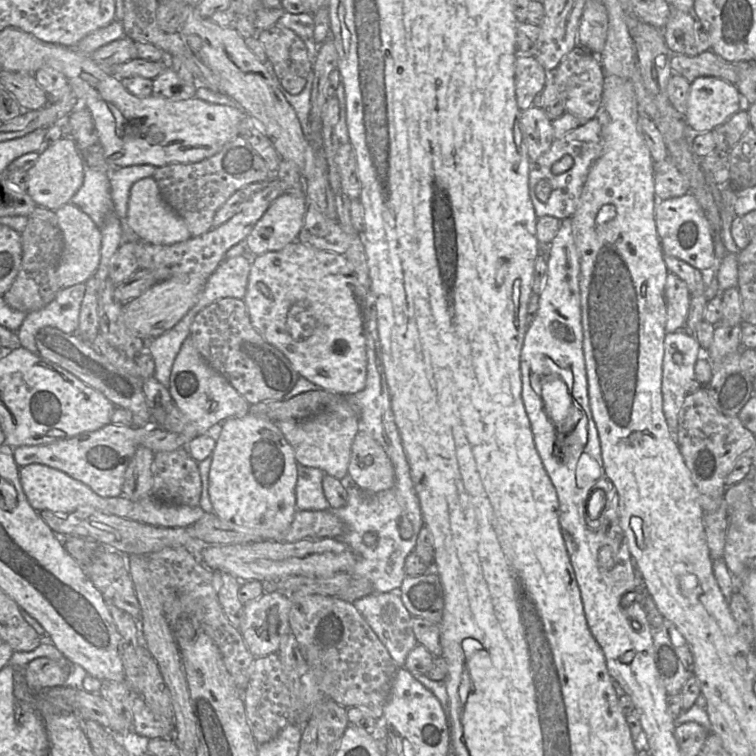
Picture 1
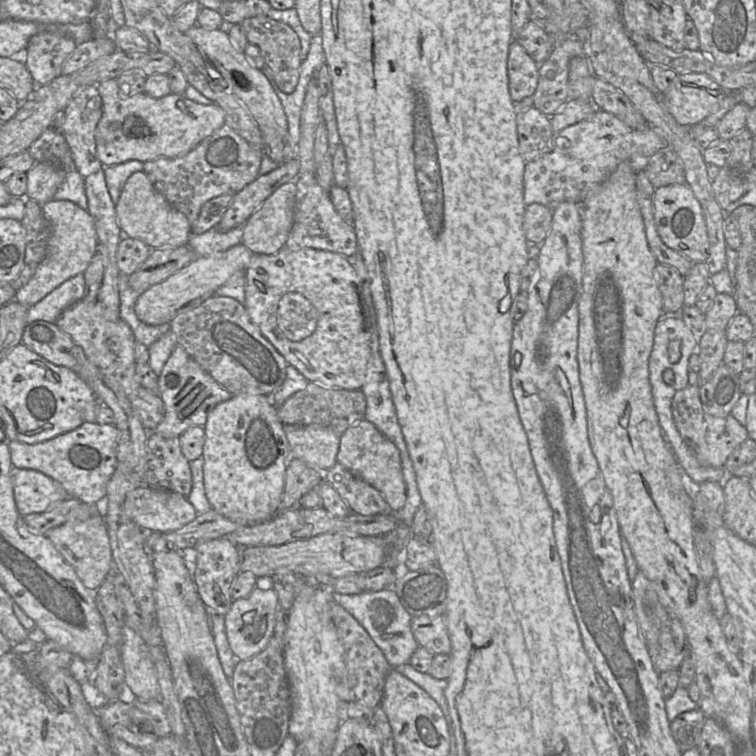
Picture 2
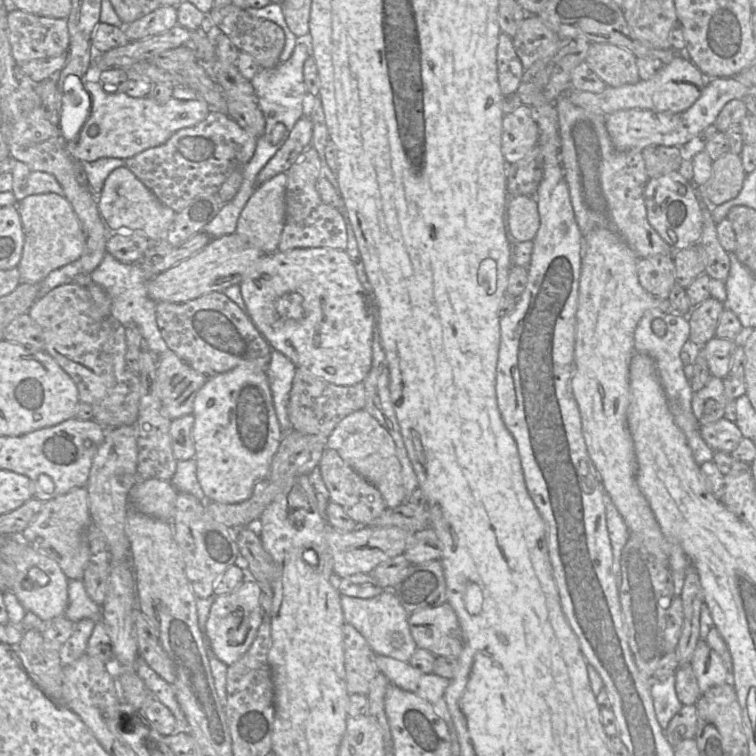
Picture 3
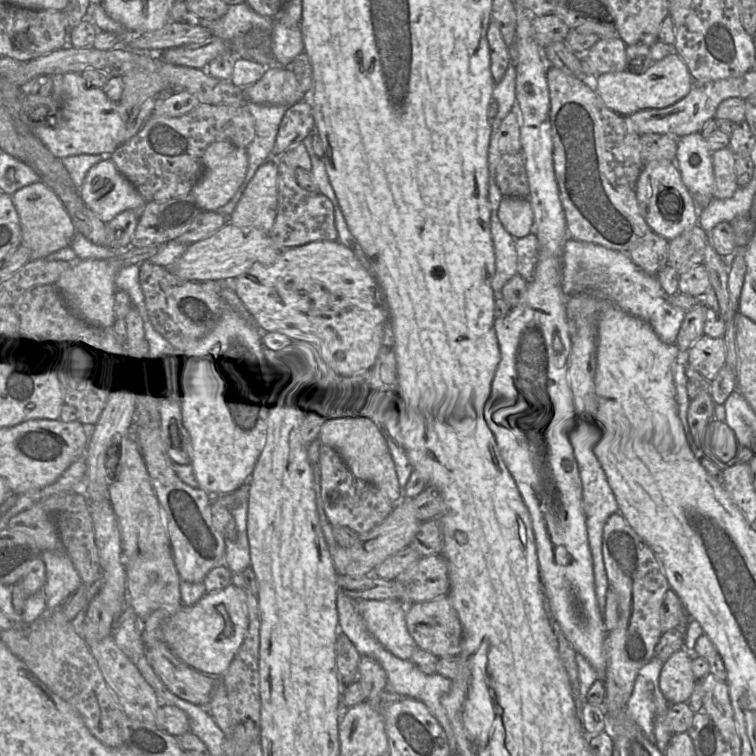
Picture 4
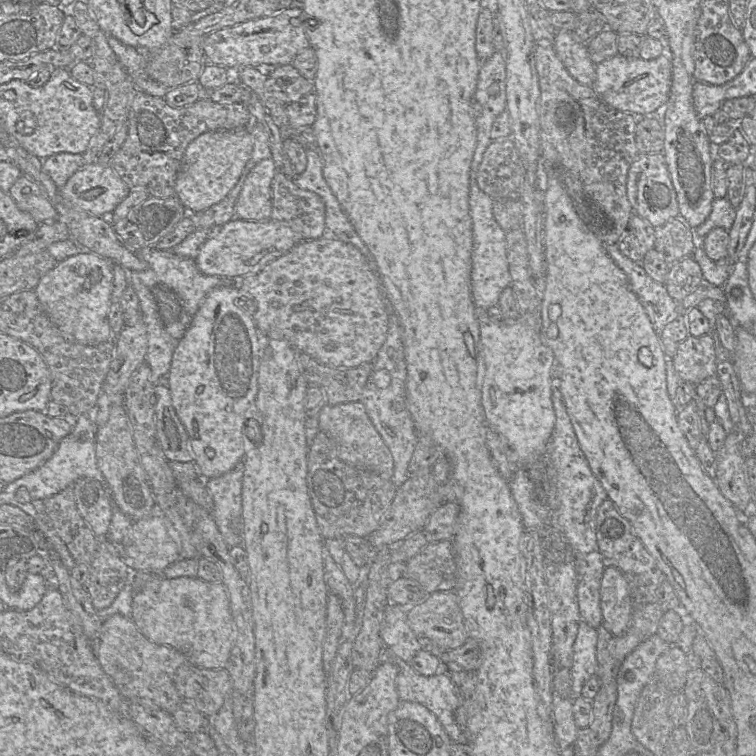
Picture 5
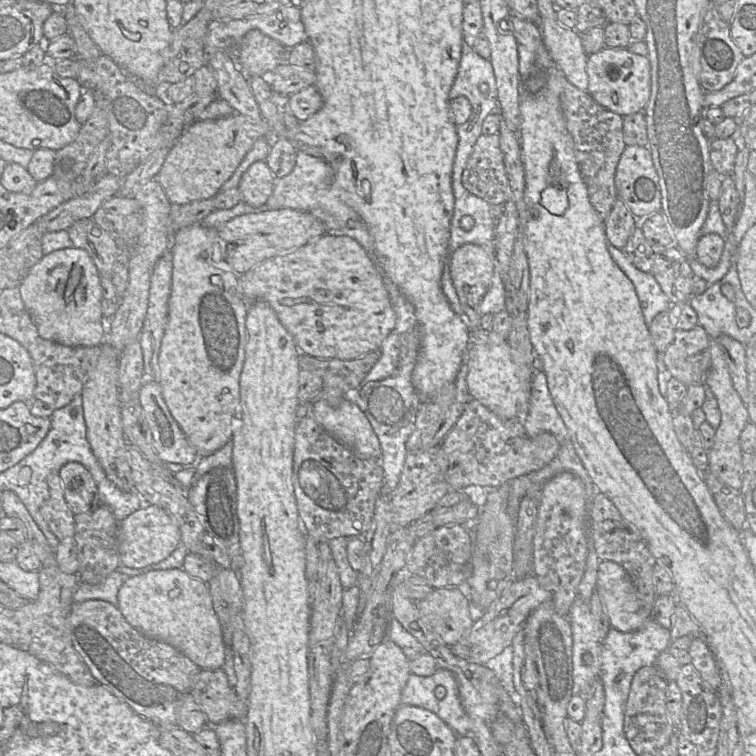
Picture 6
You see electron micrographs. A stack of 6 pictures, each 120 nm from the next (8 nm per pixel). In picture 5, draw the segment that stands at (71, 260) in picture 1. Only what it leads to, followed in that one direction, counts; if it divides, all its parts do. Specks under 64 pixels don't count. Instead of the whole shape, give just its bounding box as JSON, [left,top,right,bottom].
[9,175,59,224]

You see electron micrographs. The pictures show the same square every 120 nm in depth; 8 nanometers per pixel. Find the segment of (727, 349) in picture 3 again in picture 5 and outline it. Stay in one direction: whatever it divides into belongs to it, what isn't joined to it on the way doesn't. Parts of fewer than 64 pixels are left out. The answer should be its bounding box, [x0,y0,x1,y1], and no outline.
[671,334,716,385]

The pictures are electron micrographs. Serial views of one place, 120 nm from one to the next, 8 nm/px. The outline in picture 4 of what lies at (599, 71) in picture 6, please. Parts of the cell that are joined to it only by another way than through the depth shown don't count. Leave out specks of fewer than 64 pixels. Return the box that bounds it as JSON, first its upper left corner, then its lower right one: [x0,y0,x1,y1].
[592,52,694,116]

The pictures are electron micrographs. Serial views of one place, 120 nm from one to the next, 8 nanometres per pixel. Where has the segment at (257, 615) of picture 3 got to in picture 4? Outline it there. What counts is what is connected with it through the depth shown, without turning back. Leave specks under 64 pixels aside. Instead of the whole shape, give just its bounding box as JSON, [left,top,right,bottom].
[143,583,248,677]

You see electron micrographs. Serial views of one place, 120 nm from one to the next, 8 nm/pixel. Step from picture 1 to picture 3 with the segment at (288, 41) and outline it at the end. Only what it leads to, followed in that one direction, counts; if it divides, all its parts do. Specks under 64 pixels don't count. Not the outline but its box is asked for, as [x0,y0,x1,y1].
[206,5,285,68]

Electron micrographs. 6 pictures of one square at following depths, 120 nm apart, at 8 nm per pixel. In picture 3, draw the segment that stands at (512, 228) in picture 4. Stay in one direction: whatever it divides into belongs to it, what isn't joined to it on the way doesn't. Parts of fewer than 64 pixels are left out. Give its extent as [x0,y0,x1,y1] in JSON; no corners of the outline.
[507,196,540,242]

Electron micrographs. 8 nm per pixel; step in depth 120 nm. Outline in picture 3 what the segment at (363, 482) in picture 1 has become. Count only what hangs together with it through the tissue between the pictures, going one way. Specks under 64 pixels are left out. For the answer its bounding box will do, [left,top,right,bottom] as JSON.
[326,409,406,508]

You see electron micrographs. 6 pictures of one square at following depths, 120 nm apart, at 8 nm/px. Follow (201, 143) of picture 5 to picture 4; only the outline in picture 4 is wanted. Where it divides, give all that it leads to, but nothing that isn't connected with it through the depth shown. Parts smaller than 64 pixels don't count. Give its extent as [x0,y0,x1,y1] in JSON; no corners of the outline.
[190,141,248,212]

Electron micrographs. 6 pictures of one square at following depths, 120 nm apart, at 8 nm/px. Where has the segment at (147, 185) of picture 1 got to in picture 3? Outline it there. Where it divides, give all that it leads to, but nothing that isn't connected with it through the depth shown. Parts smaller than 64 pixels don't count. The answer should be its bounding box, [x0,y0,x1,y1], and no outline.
[96,167,176,243]

